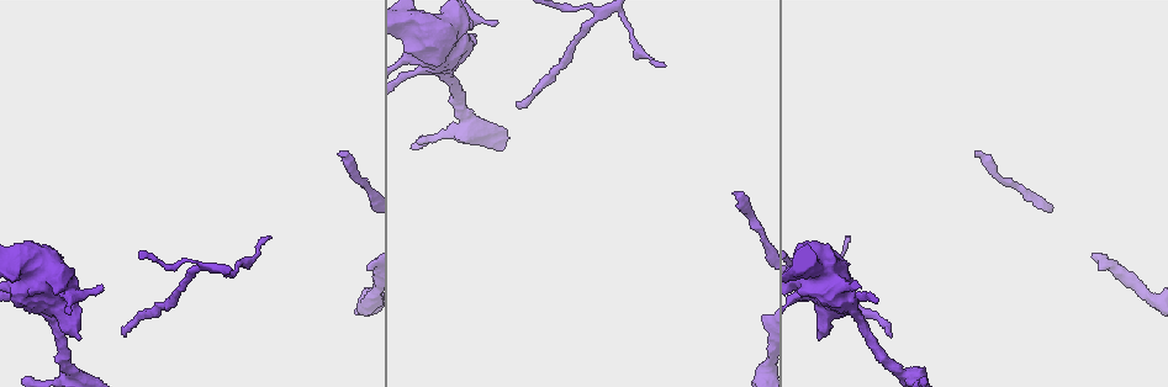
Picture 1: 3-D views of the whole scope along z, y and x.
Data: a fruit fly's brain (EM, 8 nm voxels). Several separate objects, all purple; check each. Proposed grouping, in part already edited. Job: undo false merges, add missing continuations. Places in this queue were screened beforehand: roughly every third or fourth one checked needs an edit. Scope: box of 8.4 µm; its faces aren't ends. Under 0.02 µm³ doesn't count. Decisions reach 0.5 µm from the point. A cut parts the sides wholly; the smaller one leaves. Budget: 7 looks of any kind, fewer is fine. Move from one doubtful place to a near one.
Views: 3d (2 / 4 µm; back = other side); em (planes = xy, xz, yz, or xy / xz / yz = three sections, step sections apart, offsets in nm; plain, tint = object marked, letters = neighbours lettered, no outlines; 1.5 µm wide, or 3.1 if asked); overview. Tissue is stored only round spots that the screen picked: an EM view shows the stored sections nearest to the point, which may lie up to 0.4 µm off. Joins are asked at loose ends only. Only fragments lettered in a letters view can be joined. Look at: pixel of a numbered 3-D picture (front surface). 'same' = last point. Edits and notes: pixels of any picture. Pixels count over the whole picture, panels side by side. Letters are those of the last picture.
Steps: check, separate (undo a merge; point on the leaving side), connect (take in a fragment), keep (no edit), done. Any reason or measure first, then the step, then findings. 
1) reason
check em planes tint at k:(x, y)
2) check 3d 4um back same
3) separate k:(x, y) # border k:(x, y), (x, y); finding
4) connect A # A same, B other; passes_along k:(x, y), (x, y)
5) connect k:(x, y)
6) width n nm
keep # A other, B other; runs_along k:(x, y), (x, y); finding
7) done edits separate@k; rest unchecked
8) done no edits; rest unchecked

check em planes plain at 1:(849, 237)

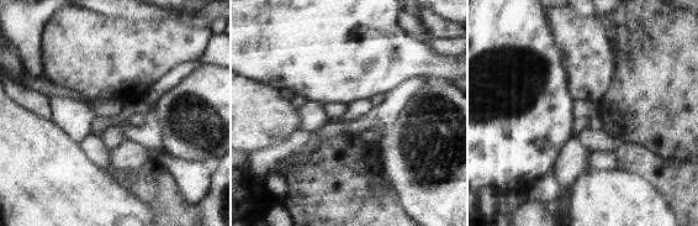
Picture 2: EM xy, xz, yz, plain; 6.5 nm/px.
check em planes letters same

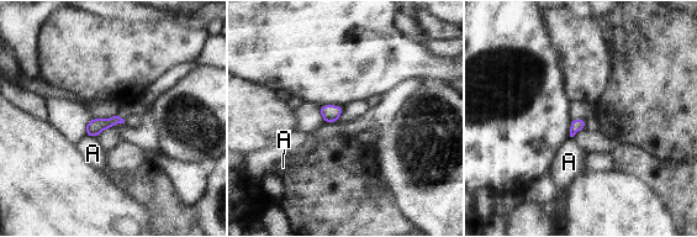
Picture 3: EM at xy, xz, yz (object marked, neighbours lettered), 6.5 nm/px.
width 90 nm
keep # A other; border 3:(85, 133), (95, 138); none of them fits

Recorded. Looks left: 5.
free end
check 3d 2um at 1:(475, 33)

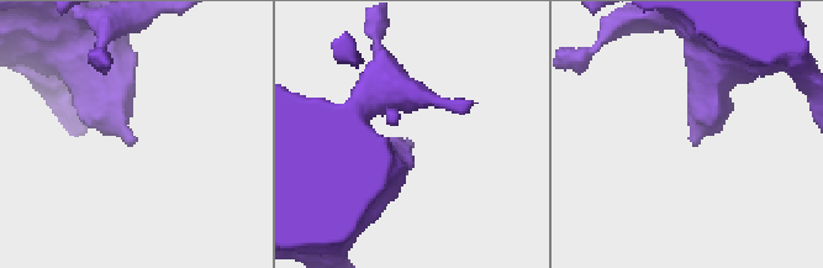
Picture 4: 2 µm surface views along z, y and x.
shape alone is not enough
check em planes plain at 4:(695, 143)

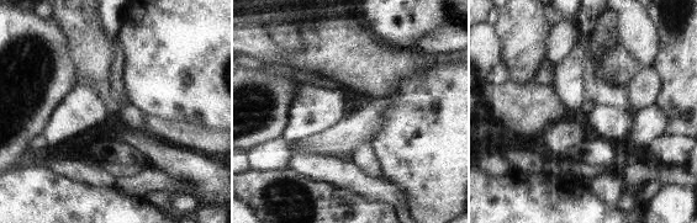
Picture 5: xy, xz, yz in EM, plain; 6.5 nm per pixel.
check em planes letters same

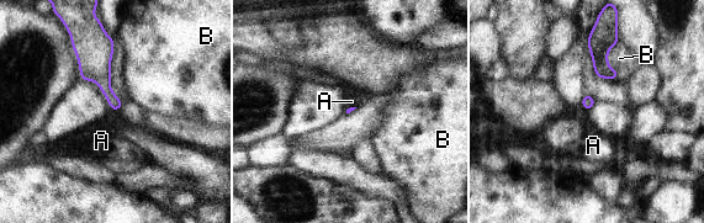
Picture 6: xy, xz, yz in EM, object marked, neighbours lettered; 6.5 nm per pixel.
keep # A other, B other; border 6:(110, 109), (118, 111); none of them fits

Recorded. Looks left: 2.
check 3d 2um at 1:(891, 336)

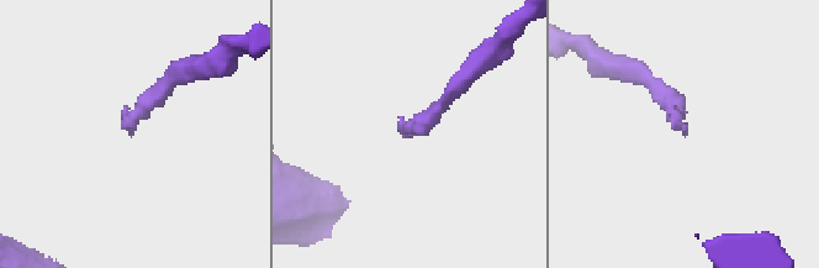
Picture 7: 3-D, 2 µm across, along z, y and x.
check em xy step 4 letters at 7:(133, 133)

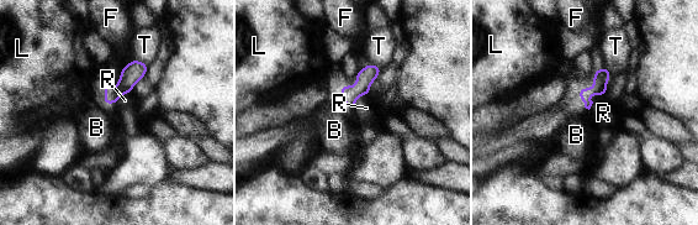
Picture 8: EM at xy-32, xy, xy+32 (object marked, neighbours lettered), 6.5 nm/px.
longest_contact R 120 nm
keep # B other, F other, L other, R other, T other; border 8:(131, 93), (123, 93), (116, 103); no lettered fragment goes on from it

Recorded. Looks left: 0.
done no edits; rest unchecked

